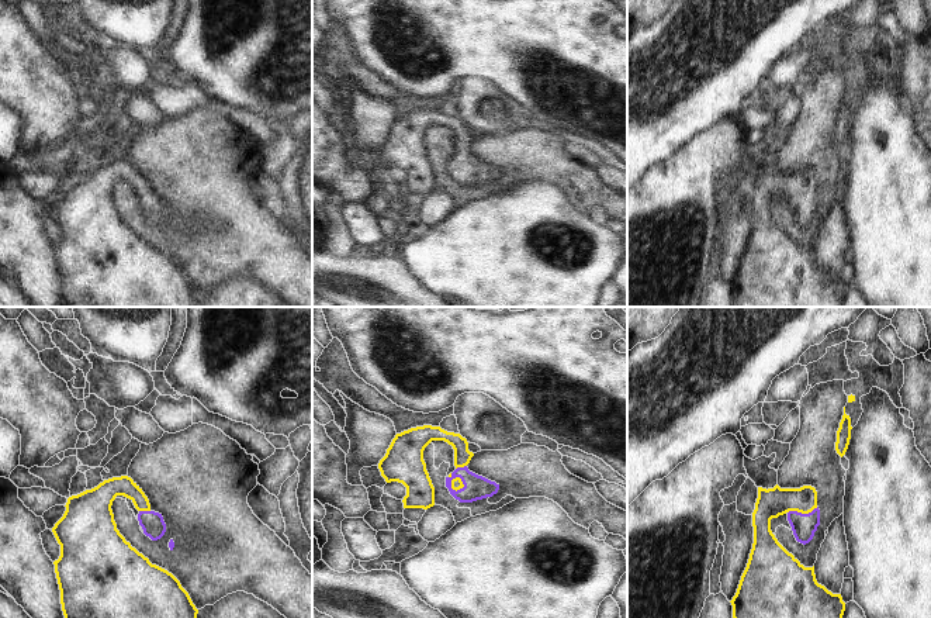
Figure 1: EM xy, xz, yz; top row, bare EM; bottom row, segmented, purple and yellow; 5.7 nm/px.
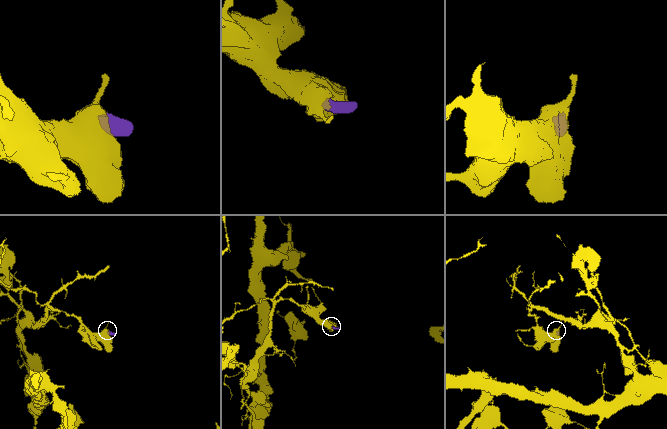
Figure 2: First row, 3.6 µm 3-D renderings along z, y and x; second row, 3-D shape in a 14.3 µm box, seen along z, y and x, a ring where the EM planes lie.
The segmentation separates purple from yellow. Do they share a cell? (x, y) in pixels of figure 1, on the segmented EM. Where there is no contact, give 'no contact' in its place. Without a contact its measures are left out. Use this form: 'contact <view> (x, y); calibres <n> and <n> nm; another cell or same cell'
contact xz (460, 477); calibres 140 and 60 nm; same cell

